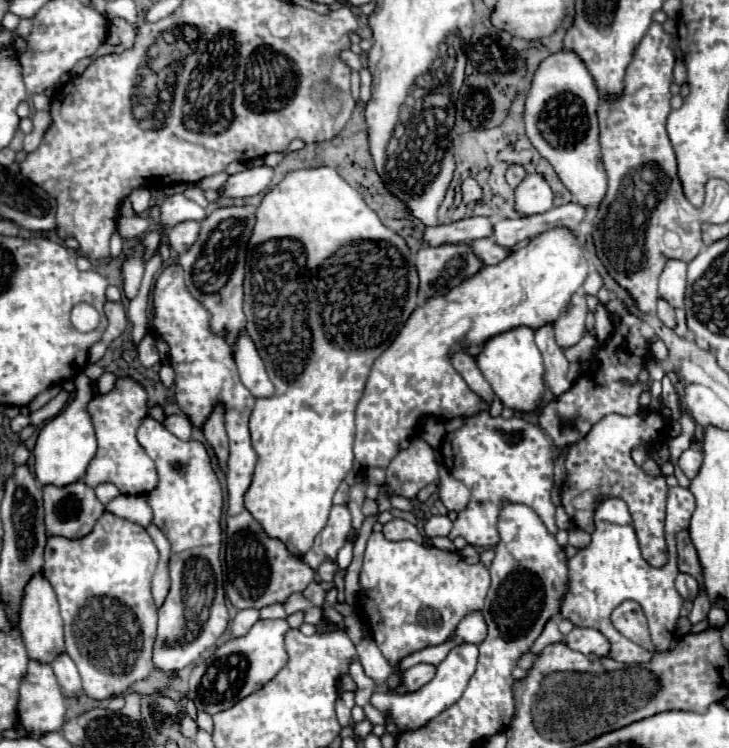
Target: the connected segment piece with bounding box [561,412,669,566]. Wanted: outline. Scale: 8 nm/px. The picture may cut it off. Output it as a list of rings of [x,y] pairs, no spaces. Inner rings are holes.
[[[641,412],[637,416],[609,414],[601,418],[585,436],[585,440],[581,440],[581,444],[575,444],[569,450],[565,458],[567,480],[561,490],[565,512],[575,522],[575,526],[585,532],[593,532],[593,508],[597,500],[613,498],[613,496],[623,498],[633,516],[643,558],[651,566],[663,566],[667,560],[665,538],[663,538],[667,484],[665,484],[665,476],[651,478],[645,472],[641,472],[641,468],[637,468],[631,460],[631,448],[641,446],[643,440],[647,442],[667,440],[667,432],[669,432],[669,424],[657,412]]]

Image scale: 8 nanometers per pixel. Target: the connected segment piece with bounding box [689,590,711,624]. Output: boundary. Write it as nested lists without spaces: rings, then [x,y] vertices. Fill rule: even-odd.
[[[699,590],[699,596],[693,602],[693,610],[689,612],[689,622],[691,624],[697,624],[697,622],[705,620],[707,614],[709,614],[709,610],[711,610],[711,604],[709,604],[709,600],[705,600],[705,592]]]

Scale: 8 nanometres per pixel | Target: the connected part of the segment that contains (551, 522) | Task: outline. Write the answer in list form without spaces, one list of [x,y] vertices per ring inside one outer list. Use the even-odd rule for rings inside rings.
[[[481,410],[473,416],[465,416],[463,418],[463,426],[449,432],[441,446],[439,452],[443,456],[443,464],[445,468],[459,480],[463,482],[469,490],[471,490],[471,500],[467,504],[467,508],[463,512],[457,514],[457,520],[453,522],[453,530],[449,532],[449,538],[457,538],[463,536],[471,546],[495,546],[499,540],[499,532],[497,532],[497,514],[499,514],[499,506],[503,500],[509,502],[519,502],[519,504],[527,504],[529,508],[533,508],[539,518],[545,522],[545,526],[549,528],[549,532],[557,534],[557,526],[555,526],[555,506],[551,504],[551,486],[553,486],[553,452],[551,452],[551,444],[549,440],[545,440],[545,434],[533,426],[531,422],[527,422],[521,416],[515,418],[501,418],[501,416],[491,416],[489,410]]]

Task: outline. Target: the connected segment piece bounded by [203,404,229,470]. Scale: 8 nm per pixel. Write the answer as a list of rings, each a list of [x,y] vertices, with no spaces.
[[[217,404],[211,412],[211,416],[205,420],[203,434],[205,434],[205,440],[213,446],[215,454],[219,458],[219,466],[225,470],[227,456],[229,456],[229,440],[227,440],[227,432],[225,432],[225,406],[223,404]]]

